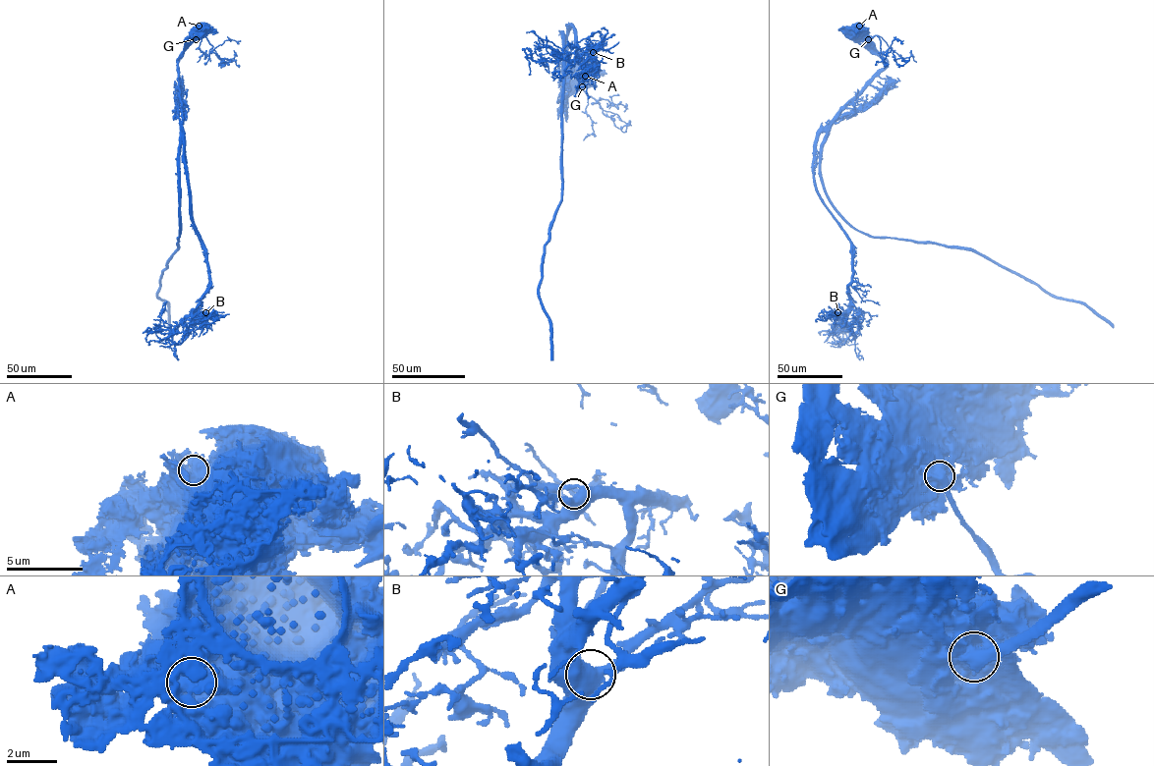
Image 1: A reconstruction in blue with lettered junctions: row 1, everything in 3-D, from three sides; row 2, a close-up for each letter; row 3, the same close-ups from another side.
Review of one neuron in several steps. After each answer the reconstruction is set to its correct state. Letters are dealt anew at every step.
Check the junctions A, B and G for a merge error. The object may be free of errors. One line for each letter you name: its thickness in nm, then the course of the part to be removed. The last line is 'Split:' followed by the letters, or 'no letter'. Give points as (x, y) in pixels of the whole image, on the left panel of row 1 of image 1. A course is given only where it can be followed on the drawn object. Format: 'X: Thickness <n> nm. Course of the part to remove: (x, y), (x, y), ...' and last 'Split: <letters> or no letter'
G: Thickness 650 nm. Course of the part to remove: (196, 39), (203, 35), (212, 46), (210, 52), (214, 48), (220, 59), (235, 61), (239, 67)
Split: G

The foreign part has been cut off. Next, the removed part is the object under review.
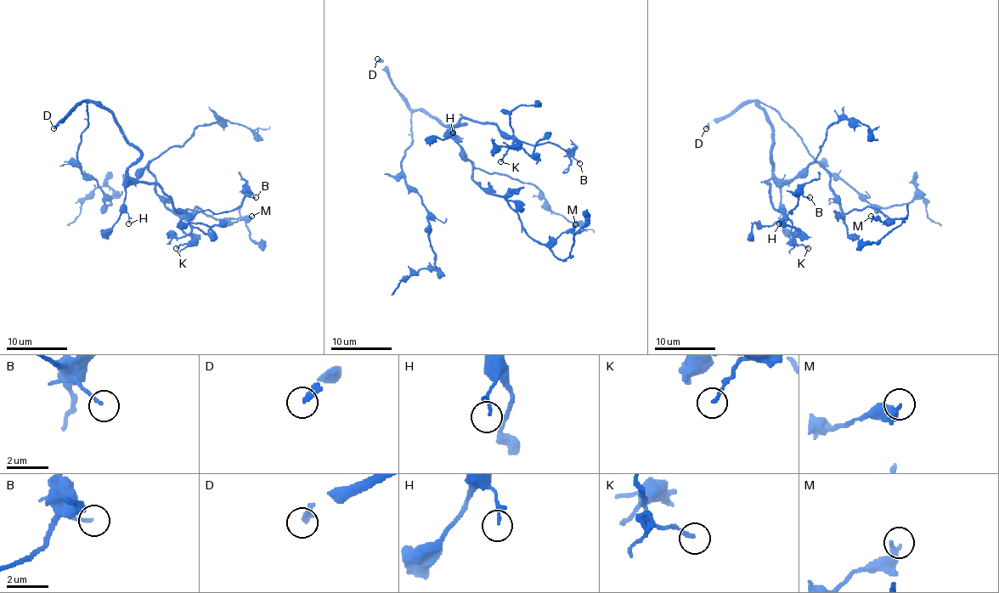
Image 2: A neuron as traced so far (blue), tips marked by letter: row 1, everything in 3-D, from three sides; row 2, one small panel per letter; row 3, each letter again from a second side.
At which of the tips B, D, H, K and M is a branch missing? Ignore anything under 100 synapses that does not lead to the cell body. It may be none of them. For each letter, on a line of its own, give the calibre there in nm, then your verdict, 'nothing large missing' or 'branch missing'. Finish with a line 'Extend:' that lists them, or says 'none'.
B: 130 nm thick; nothing large missing
D: 240 nm thick; branch missing
H: 110 nm thick; nothing large missing
K: 170 nm thick; nothing large missing
M: 200 nm thick; nothing large missing
Extend: D

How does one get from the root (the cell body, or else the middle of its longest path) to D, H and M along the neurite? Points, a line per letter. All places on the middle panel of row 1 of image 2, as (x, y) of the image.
D: (445, 125), (419, 110), (413, 110), (392, 83), (388, 70), (377, 59)
H: (445, 125), (459, 126), (463, 123), (454, 125), (448, 133), (451, 135), (453, 132)
M: (445, 125), (463, 123), (453, 131), (472, 165), (472, 178), (503, 196), (533, 240), (552, 244), (575, 224)

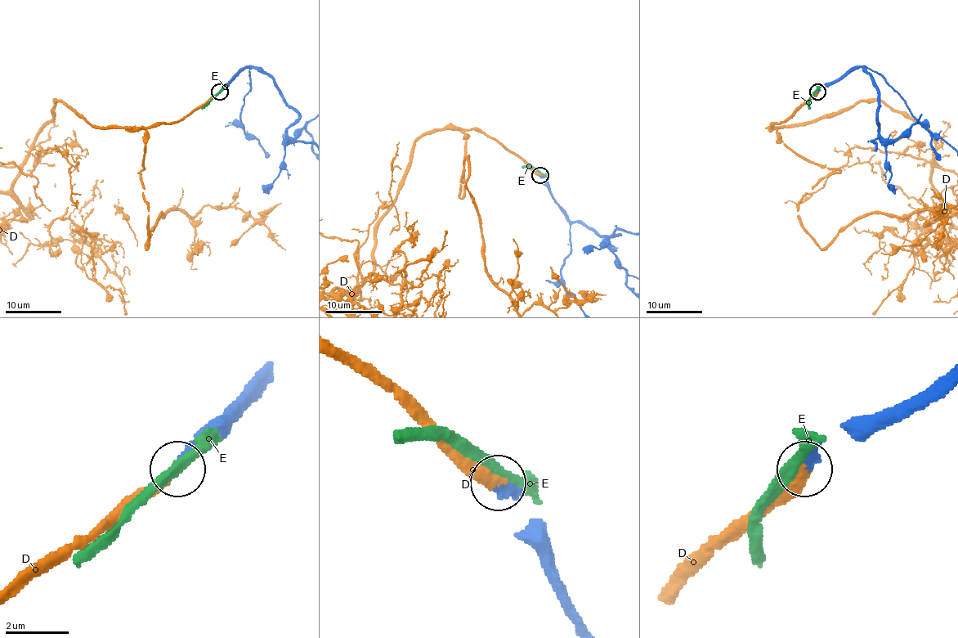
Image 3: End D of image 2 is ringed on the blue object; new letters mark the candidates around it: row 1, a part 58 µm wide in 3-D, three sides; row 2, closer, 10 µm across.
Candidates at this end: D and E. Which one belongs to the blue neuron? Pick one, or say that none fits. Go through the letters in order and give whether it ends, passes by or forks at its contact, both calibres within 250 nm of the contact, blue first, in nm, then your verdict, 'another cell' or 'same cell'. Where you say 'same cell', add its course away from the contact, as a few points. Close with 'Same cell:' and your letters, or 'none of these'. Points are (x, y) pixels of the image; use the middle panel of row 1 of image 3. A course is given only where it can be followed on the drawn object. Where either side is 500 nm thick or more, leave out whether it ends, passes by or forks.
D: it ends there; 280 nm thick on the blue side, 320 nm on the other; same cell
E: 280 nm thick on the blue side, 550 nm on the other; another cell
Same cell: D

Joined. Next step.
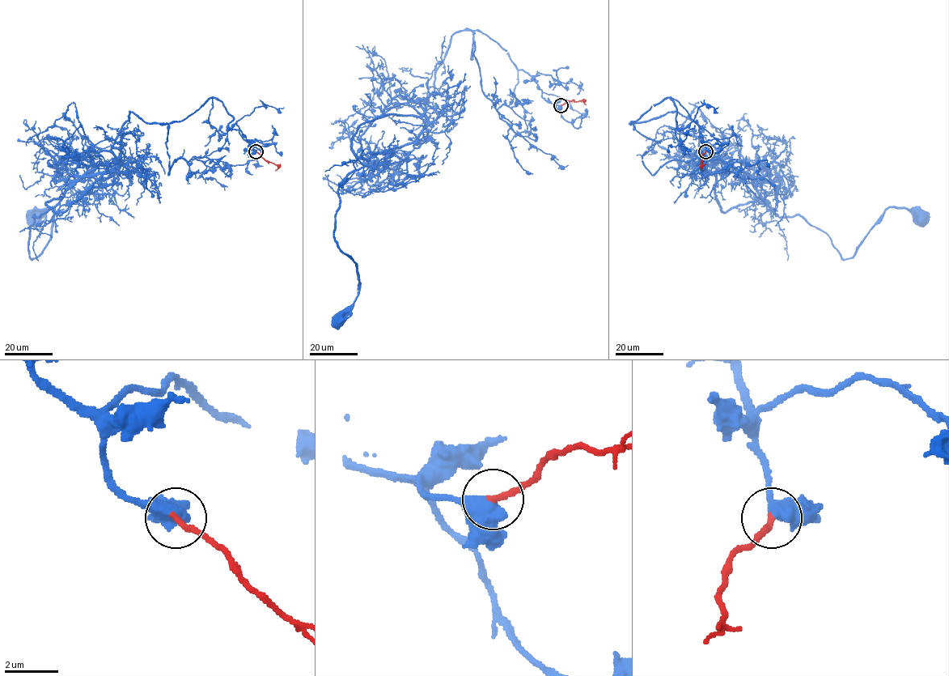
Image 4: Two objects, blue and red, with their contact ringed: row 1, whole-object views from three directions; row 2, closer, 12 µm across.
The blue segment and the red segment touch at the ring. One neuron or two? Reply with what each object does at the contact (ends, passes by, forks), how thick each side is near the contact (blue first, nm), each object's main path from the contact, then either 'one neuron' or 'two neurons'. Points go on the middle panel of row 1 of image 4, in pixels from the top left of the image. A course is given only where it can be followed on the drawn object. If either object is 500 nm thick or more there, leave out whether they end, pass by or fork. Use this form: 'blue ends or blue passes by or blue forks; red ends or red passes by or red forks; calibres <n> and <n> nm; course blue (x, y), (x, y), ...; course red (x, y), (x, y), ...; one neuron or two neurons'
calibres 750 and 220 nm; course blue (561, 105), (494, 41), (456, 31), (426, 126), (339, 187), (334, 240), (359, 294), (336, 321); course red (561, 105), (568, 100), (583, 100), (581, 102); one neuron

